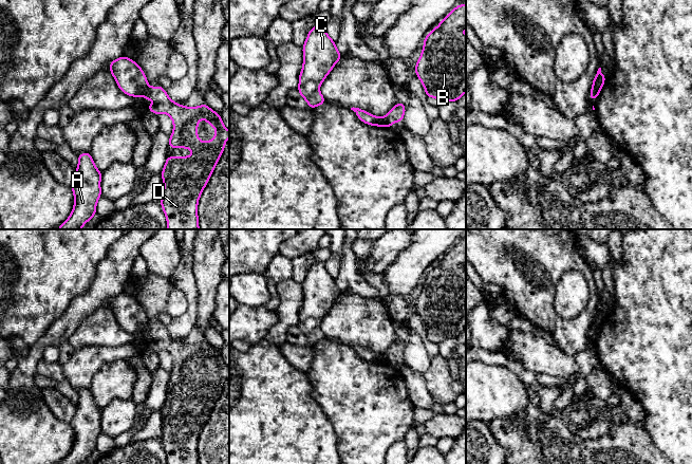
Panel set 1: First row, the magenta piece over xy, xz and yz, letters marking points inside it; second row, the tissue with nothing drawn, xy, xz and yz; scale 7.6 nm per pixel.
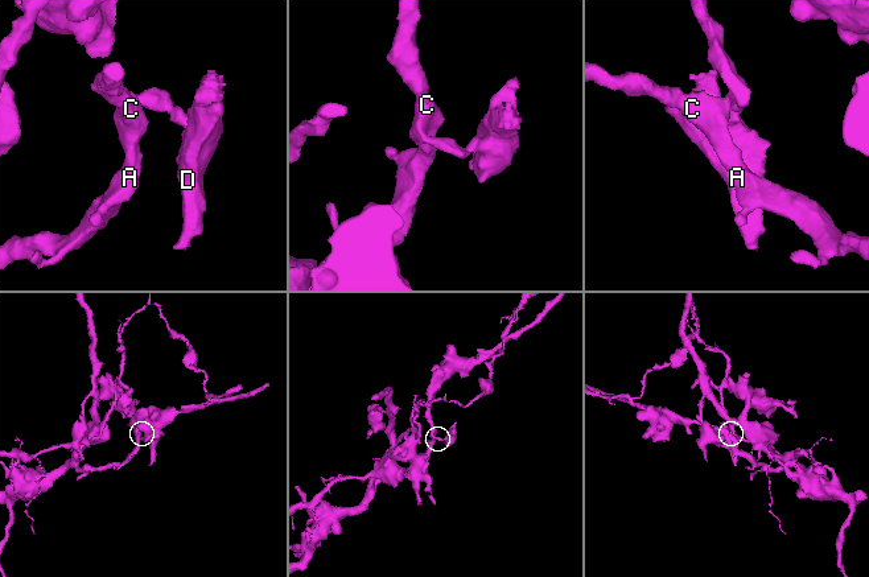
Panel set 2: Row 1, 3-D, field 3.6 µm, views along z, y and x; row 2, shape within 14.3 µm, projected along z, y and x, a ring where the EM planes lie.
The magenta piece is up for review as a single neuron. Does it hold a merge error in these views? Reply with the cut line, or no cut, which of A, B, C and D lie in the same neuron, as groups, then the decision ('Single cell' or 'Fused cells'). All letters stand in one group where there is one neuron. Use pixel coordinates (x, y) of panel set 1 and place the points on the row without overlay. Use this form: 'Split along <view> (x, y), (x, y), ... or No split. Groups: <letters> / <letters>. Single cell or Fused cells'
Split along xz (381, 354), (386, 363). Groups: A C / B D. Fused cells

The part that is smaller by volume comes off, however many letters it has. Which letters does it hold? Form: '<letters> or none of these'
B, D

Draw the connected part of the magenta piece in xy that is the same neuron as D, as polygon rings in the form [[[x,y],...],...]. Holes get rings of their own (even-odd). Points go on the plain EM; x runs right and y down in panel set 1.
[[[161,322],[149,324],[145,331],[145,336],[157,336],[157,340],[147,342],[147,347],[158,352],[167,350],[173,359],[173,369],[169,373],[168,385],[188,385],[193,389],[192,393],[167,393],[162,415],[164,417],[163,433],[161,442],[167,456],[167,464],[199,464],[198,440],[208,421],[208,415],[212,413],[212,407],[217,404],[217,398],[221,395],[221,390],[225,387],[225,377],[229,375],[229,368],[225,365],[223,357],[217,349],[206,340],[199,344],[185,344],[171,337]],[[204,354],[206,359],[216,365],[213,376],[201,378],[198,375],[198,360]]]

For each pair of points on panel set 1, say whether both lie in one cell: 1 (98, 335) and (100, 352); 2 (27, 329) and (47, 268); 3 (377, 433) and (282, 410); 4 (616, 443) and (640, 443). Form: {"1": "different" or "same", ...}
{"1": "different", "2": "same", "3": "different", "4": "same"}

